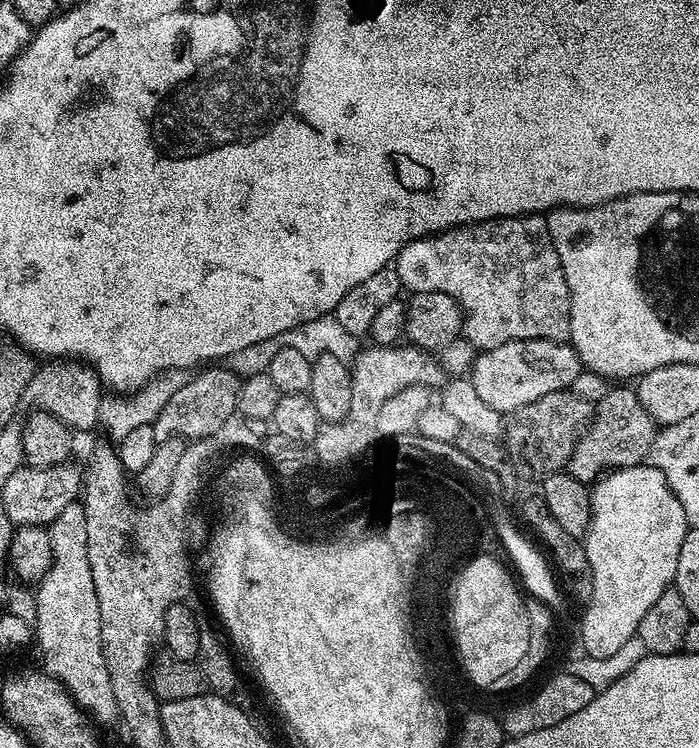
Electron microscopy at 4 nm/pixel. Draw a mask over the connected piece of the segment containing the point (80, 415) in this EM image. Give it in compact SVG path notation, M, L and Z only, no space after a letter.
M48 362L45 368L35 369L32 372L30 382L24 391L23 403L29 404L32 410L39 410L41 413L57 416L58 419L68 428L77 433L84 432L87 428L97 427L100 418L100 402L102 399L102 385L95 368L83 362Z

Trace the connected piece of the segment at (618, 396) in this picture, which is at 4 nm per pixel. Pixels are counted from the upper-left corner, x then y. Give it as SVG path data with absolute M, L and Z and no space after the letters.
M613 387L595 405L594 415L585 428L584 435L574 446L566 471L579 480L595 482L609 470L643 465L652 455L652 443L656 441L657 431L658 425L636 397L635 387Z

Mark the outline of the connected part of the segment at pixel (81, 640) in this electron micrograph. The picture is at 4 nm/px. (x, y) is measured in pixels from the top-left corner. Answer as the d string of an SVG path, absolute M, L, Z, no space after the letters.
M83 503L66 506L66 510L62 510L62 514L52 520L48 537L52 546L52 565L35 589L34 640L36 644L40 643L43 671L54 677L97 725L117 723L120 711L114 698L114 686L110 686L110 670L100 645L98 594L94 590L94 574L90 566L90 554L86 550Z

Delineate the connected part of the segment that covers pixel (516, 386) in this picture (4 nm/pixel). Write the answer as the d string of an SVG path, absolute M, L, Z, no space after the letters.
M515 340L481 351L472 364L470 379L479 397L494 410L511 414L546 394L571 389L582 370L571 343L558 340Z

